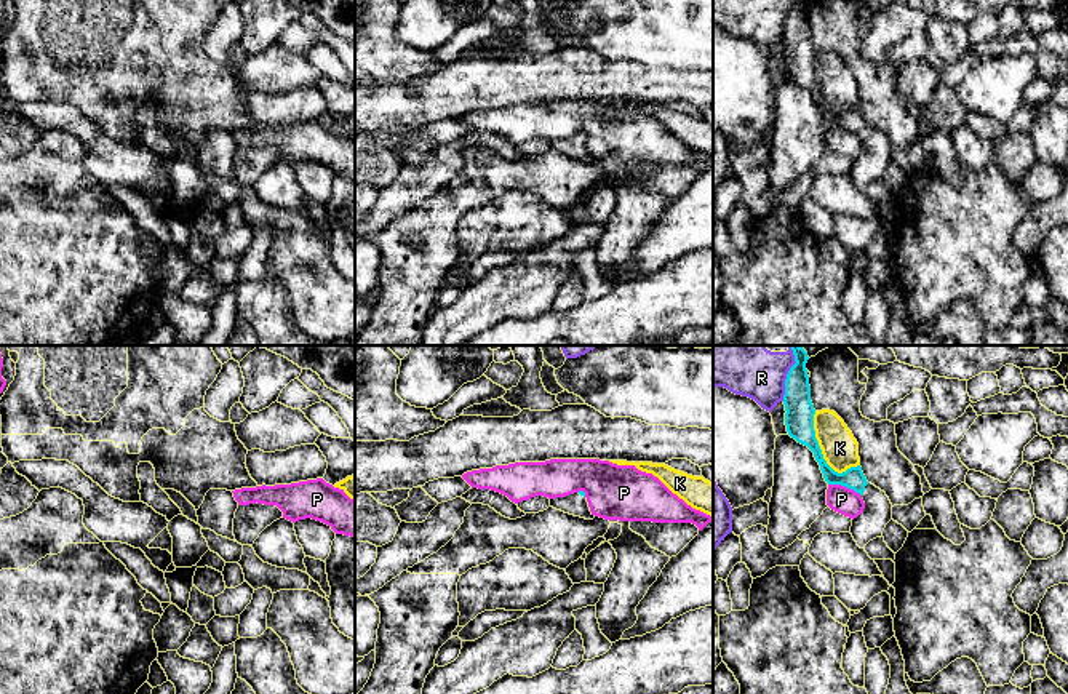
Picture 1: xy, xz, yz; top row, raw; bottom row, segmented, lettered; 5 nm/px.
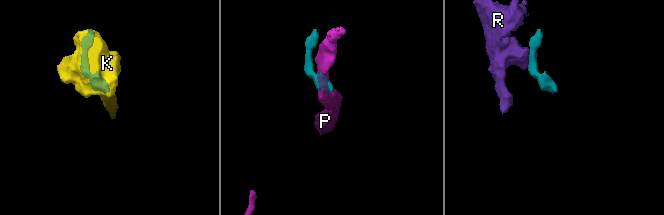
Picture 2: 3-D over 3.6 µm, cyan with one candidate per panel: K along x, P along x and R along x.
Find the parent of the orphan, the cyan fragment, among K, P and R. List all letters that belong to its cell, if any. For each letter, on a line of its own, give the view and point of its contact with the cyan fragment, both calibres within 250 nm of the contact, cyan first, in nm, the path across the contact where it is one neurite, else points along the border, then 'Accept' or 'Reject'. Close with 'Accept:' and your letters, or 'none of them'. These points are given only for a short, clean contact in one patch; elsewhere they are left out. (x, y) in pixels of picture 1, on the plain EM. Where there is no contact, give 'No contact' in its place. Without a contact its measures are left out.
K: Touches cyan at yz (820, 95). Thickness 140 nm (cyan) against 180 nm. Reject
P: Touches cyan at yz (844, 127). Thickness 110 nm (cyan) against 140 nm. Boundary: yz (828, 125), (852, 130), (860, 138). Reject
R: Touches cyan at yz (785, 21). Thickness 140 nm (cyan) against 220 nm. Boundary: yz (795, 0), (785, 21), (782, 42). Reject
Accept: none of them

